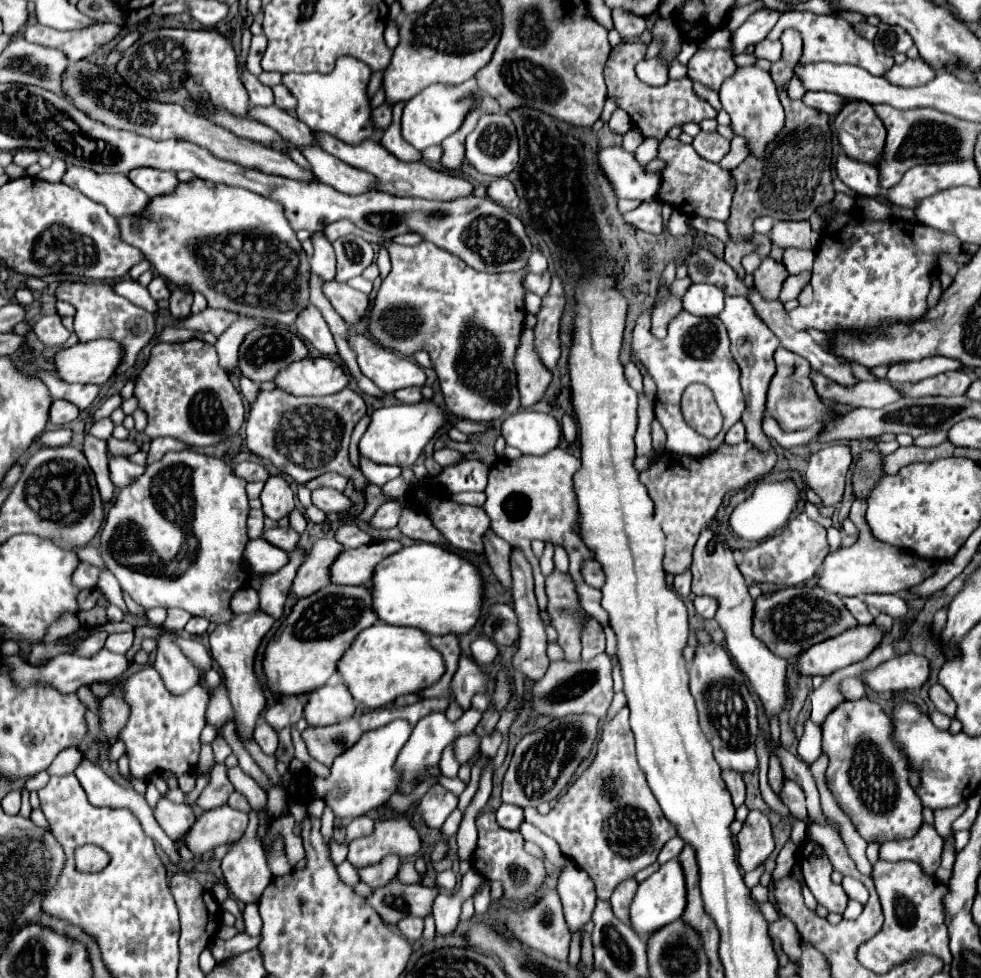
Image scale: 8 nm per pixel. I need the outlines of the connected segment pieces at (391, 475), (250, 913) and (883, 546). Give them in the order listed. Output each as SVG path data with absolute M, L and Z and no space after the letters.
M360 455L360 469L362 469L362 473L366 475L366 479L368 479L370 483L378 485L378 487L382 487L384 483L396 479L396 477L400 475L400 471L402 471L402 469L396 467L396 465L378 465L378 463L372 463L370 459L366 459L366 457L362 457L362 455Z
M246 905L244 911L244 927L246 927L246 933L250 937L258 937L260 935L260 929L262 929L262 919L260 919L260 913L258 913L258 905Z
M856 499L850 509L850 519L854 521L854 525L858 525L860 537L852 547L840 549L826 557L824 569L818 575L818 585L822 589L836 593L840 597L860 597L866 593L900 593L914 585L920 585L924 579L928 579L936 573L936 563L924 559L912 551L906 551L906 549L900 549L900 547L874 539L870 535L870 527L866 525L864 515L866 515L866 501Z

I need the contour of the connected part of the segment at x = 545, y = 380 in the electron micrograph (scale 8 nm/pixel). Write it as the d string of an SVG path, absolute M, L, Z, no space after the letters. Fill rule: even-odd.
M524 329L520 337L520 347L516 351L516 371L522 405L534 407L538 401L542 401L552 381L552 371L542 363L538 351L534 349L534 329Z

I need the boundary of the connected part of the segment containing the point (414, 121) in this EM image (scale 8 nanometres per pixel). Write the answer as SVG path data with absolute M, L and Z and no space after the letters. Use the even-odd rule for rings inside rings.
M468 79L466 83L460 85L446 85L446 83L436 83L432 87L426 87L420 91L420 95L412 97L402 113L402 137L414 145L418 151L440 145L446 137L450 137L454 131L460 129L462 121L466 115L476 109L482 103L482 91L476 83L476 79Z

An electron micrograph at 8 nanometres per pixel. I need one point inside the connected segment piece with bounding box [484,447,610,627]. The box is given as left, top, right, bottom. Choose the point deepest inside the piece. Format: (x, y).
(533, 498)

